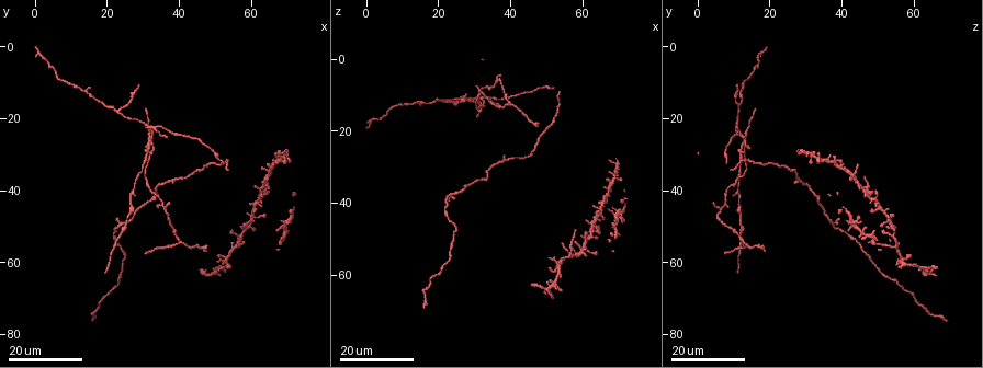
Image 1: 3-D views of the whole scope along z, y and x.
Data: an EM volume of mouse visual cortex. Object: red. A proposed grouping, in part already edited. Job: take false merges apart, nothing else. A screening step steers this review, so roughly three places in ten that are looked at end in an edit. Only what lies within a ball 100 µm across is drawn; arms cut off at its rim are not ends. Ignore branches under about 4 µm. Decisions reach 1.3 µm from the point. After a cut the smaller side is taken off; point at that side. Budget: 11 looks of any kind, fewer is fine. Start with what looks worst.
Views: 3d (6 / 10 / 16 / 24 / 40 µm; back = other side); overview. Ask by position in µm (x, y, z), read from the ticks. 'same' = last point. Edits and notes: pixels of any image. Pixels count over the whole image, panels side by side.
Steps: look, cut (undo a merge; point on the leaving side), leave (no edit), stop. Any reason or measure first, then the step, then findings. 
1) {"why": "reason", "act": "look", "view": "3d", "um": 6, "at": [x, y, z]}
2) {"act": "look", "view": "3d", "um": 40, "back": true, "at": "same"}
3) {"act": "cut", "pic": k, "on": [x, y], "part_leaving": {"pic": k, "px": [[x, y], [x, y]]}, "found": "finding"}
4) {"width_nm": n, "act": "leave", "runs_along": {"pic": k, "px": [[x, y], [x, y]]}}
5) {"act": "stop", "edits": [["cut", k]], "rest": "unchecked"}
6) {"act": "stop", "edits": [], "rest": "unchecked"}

{"why": "small branch off a trunk", "act": "look", "view": "3d", "um": 16, "at": [56.0, 55.5, 54.5]}

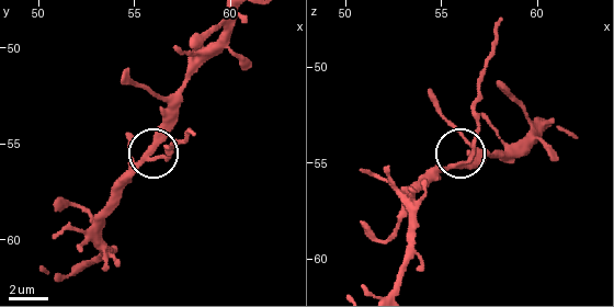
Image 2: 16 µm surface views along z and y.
{"why": "zoom in", "act": "look", "view": "3d", "um": 6, "at": [55.9, 55.8, 55.2]}

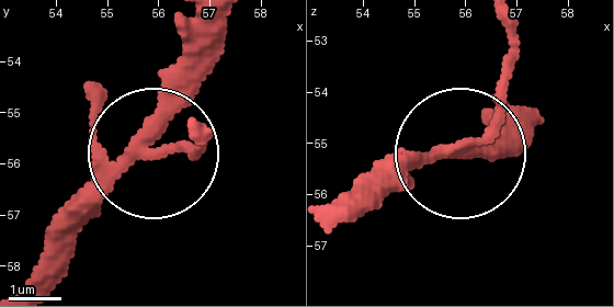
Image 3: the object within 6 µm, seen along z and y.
{"side_arm_um": 9, "act": "cut", "pic": 3, "on": [498, 82], "part_leaving": {"pic": 3, "px": [[459, 145], [490, 118], [508, 27]]}, "found": "a second neuron is stuck on"}

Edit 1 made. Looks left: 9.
{"why": "see it whole again", "act": "look", "view": "overview"}

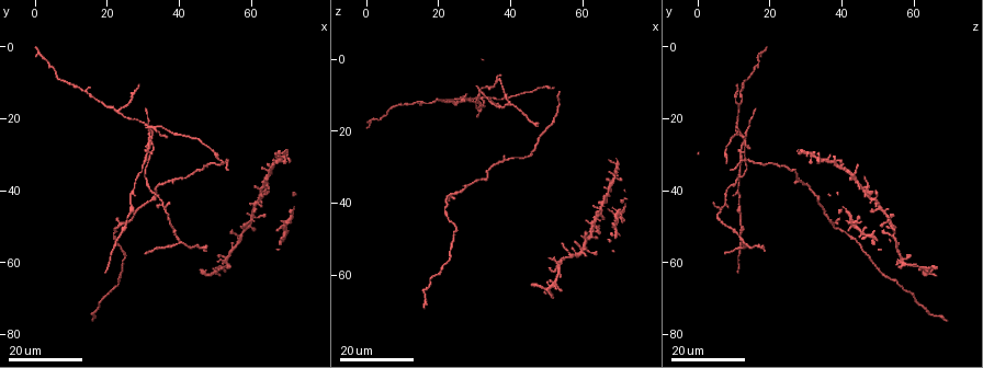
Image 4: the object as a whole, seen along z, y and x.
{"why": "looks like a crossing", "act": "look", "view": "3d", "um": 16, "at": [32.0, 22.0, 11.0]}

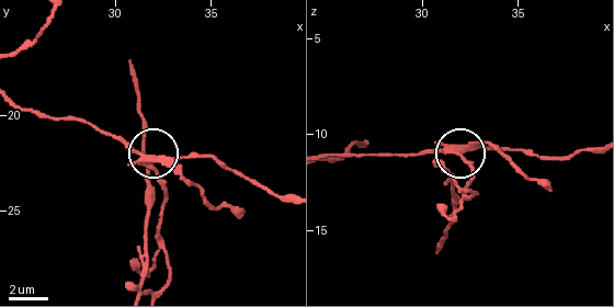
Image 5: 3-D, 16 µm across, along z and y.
{"act": "look", "view": "3d", "um": 6, "at": [31.8, 22.6, 11.0]}

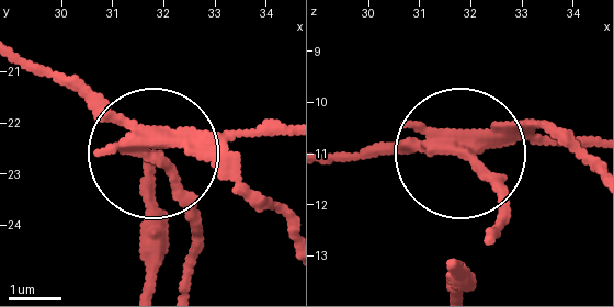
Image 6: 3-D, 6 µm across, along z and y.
{"arms": 4, "act": "cut", "pic": 6, "on": [193, 205], "found": "a second neuron is stuck on"}

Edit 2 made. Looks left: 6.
{"why": "three arms meet", "act": "look", "view": "3d", "um": 16, "at": [22.5, 18.0, 12.0]}

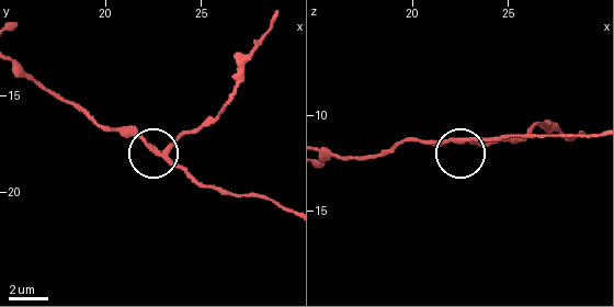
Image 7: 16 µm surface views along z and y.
{"act": "look", "view": "3d", "um": 10, "at": [23.1, 17.8, 11.4]}

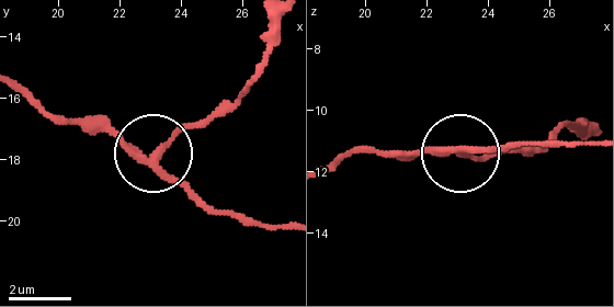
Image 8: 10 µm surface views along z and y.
{"act": "cut", "pic": 8, "on": [184, 123], "part_leaving": {"pic": 8, "px": [[154, 157], [238, 94], [266, 47], [269, 23]]}, "found": "a second neuron is stuck on"}

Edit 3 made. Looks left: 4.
{"why": "two arms in line, one across", "act": "look", "view": "3d", "um": 24, "at": [63.5, 37.5, 44.5]}

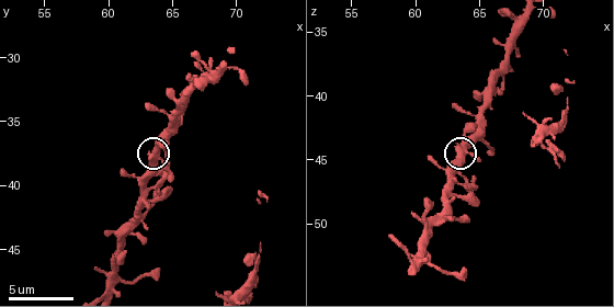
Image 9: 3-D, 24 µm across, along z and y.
{"act": "look", "view": "3d", "um": 10, "at": [63.8, 37.8, 44.4]}

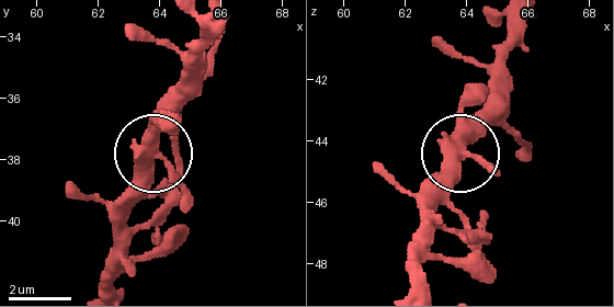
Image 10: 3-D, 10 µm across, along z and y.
{"arms": 3, "act": "leave", "runs_along": {"pic": 10, "px": [[217, 22], [157, 148], [188, 208]]}, "found": "continuous, no second neuron"}

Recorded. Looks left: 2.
{"why": "looks like a crossing", "act": "look", "view": "3d", "um": 16, "at": [23.0, 49.5, 38.0]}

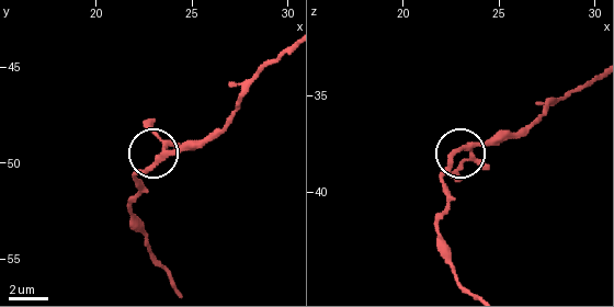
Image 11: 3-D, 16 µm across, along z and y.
{"why": "closer look", "act": "look", "view": "3d", "um": 10, "at": [23.5, 49.3, 38.0]}

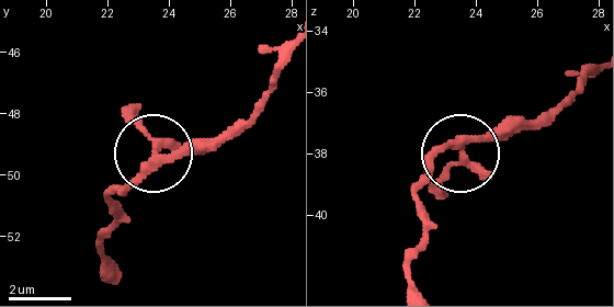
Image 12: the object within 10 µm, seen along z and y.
{"arms": 4, "act": "leave", "runs_along": {"pic": 12, "px": [[592, 74], [548, 115], [454, 141], [414, 202]]}, "found": "all the same neuron"}

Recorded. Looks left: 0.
{"act": "stop", "edits": [["cut", 3], ["cut", 6], ["cut", 8]], "rest": "unchecked"}

